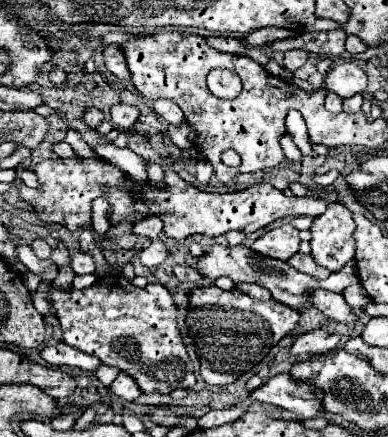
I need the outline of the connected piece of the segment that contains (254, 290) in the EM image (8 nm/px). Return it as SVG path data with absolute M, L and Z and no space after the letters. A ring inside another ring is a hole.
M237 284L239 290L243 290L247 296L257 298L257 300L271 300L271 292L267 292L267 288L257 286L257 284Z

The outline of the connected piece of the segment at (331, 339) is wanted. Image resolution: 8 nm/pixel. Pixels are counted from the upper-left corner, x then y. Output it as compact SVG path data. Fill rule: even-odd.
M317 328L317 330L311 330L303 336L299 336L295 340L291 352L297 358L311 358L311 356L317 356L317 354L323 354L323 352L329 352L329 350L337 348L339 340L341 340L341 336L337 332Z

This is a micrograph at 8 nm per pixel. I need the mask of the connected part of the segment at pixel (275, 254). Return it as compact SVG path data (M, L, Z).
M289 222L269 230L251 246L255 252L263 256L271 256L277 260L289 260L299 250L299 230L293 228Z

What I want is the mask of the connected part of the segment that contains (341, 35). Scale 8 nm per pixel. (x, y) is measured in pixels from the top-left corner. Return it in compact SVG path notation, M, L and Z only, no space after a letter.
M333 30L333 32L311 32L311 34L299 34L291 40L281 40L281 42L271 42L271 50L293 50L301 48L305 52L317 54L317 56L337 56L345 52L345 38L347 34L343 30Z

